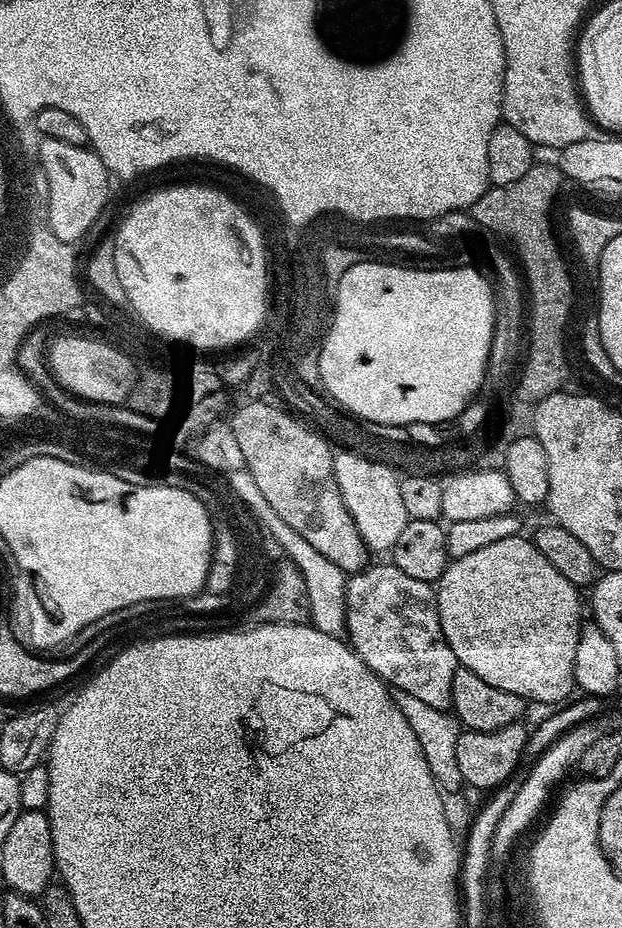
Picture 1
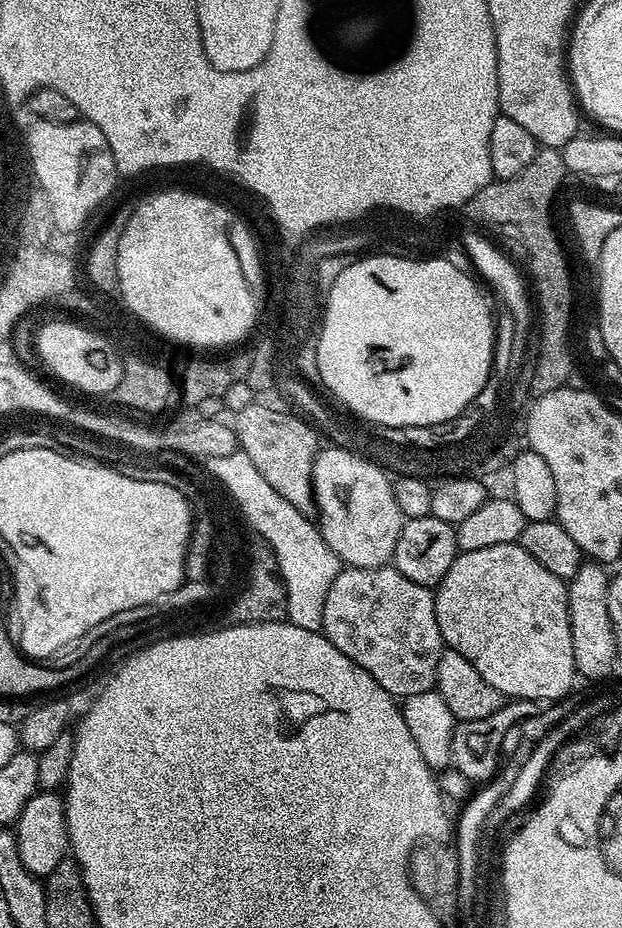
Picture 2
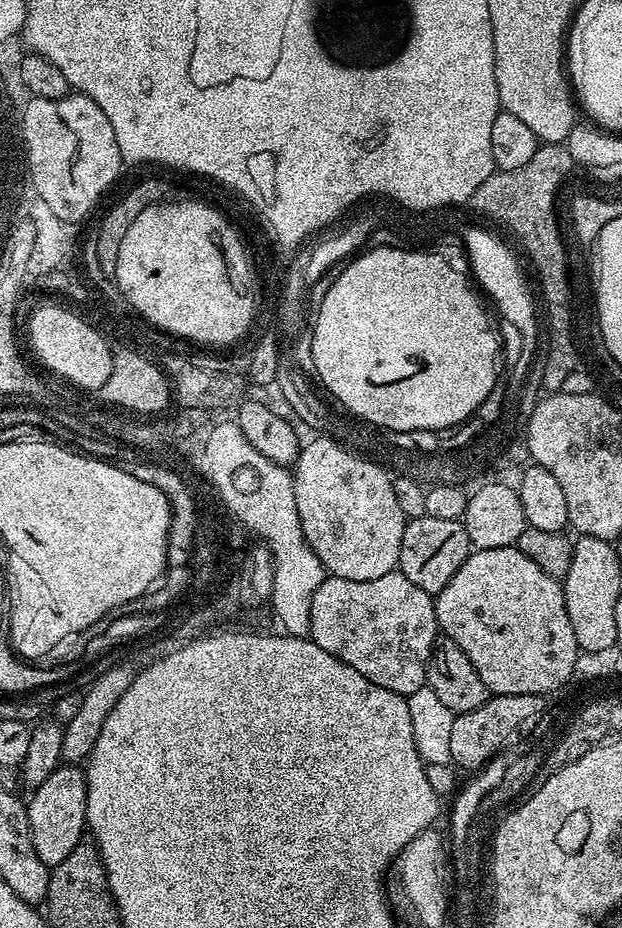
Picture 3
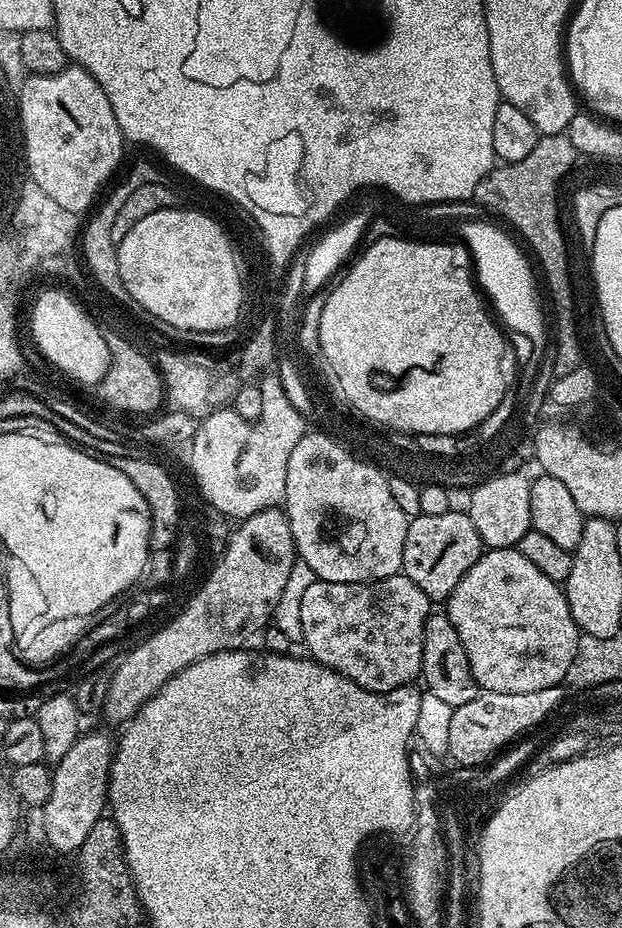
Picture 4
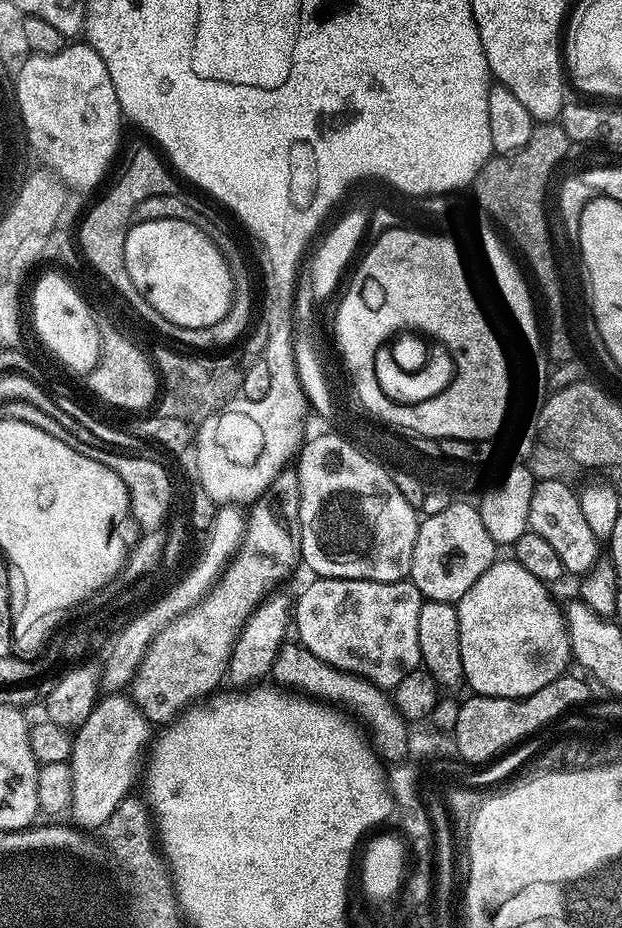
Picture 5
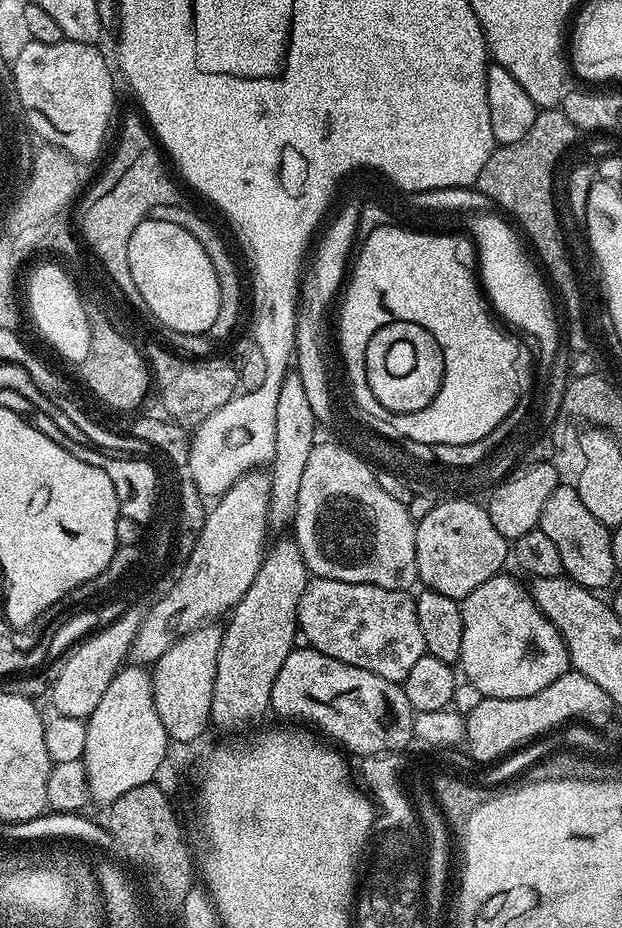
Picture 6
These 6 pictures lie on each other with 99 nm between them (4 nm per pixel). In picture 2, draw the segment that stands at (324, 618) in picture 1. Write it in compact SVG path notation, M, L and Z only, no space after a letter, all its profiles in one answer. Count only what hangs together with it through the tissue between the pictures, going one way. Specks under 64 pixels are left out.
M237 450L226 457L214 457L207 461L212 476L232 495L234 503L240 507L244 520L251 531L269 543L272 555L276 559L276 571L284 584L287 623L302 626L302 630L320 632L322 629L322 606L326 606L326 594L340 573L342 561L326 546L319 527L308 521L309 517L299 512L246 458L246 454Z

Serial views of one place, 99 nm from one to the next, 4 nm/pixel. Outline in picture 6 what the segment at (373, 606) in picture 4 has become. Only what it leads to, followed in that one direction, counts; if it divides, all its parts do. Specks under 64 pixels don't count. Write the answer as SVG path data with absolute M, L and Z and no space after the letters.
M309 579L305 592L301 595L298 628L302 636L308 639L305 641L322 654L338 658L338 662L370 670L370 674L378 674L378 678L386 678L395 684L407 681L410 670L414 670L414 662L426 654L422 626L418 626L415 599L408 592L386 590L373 584Z

